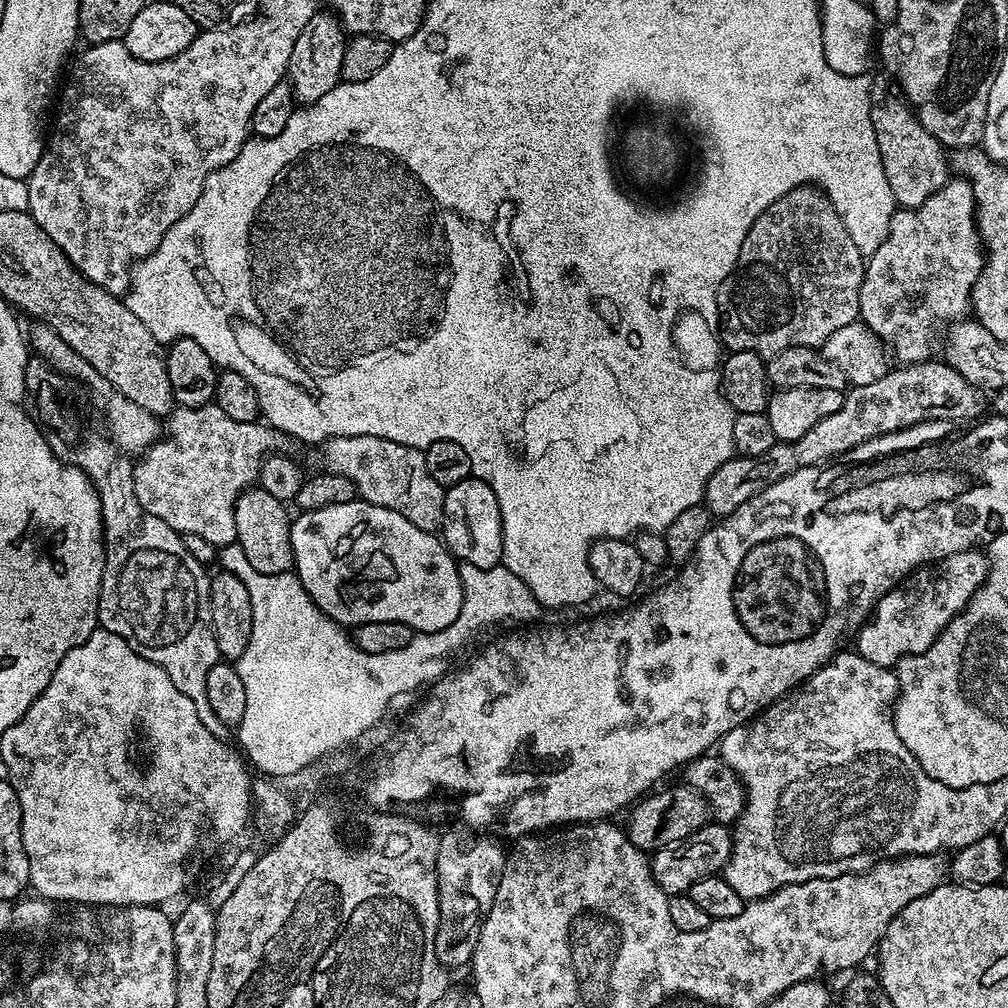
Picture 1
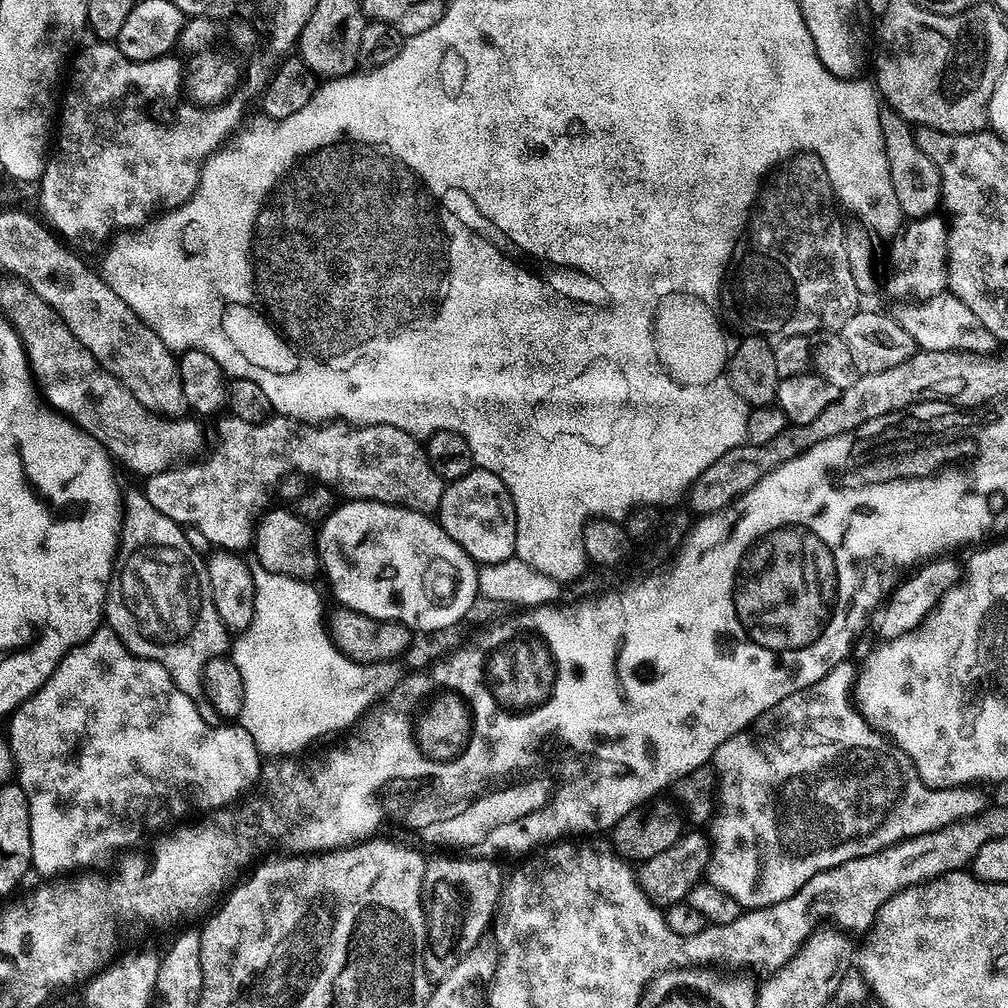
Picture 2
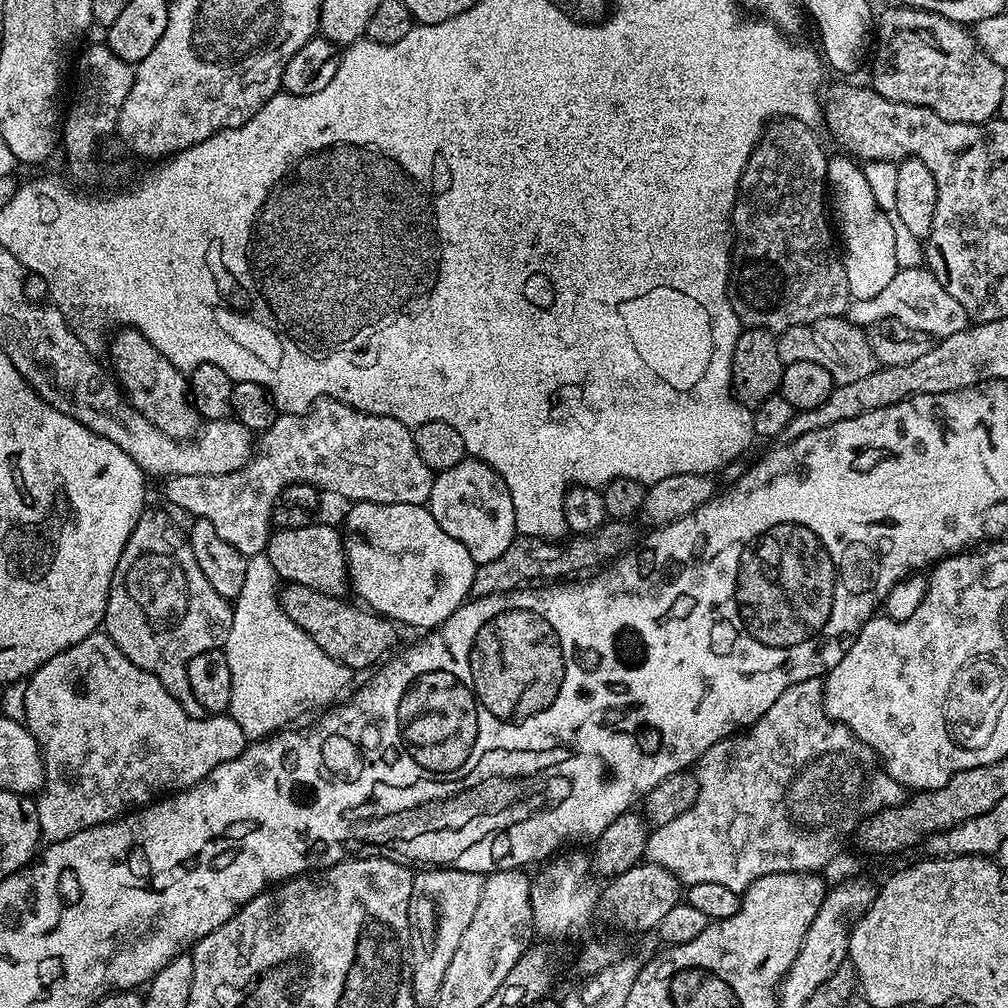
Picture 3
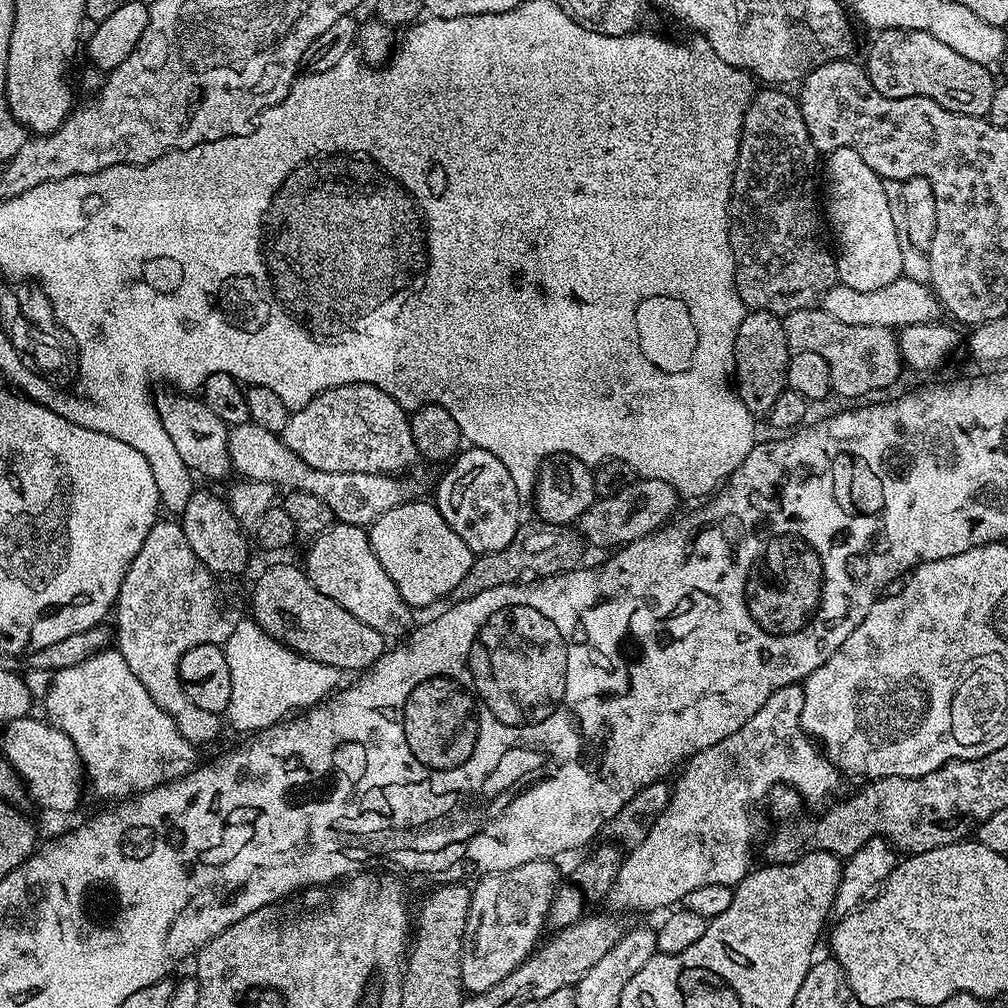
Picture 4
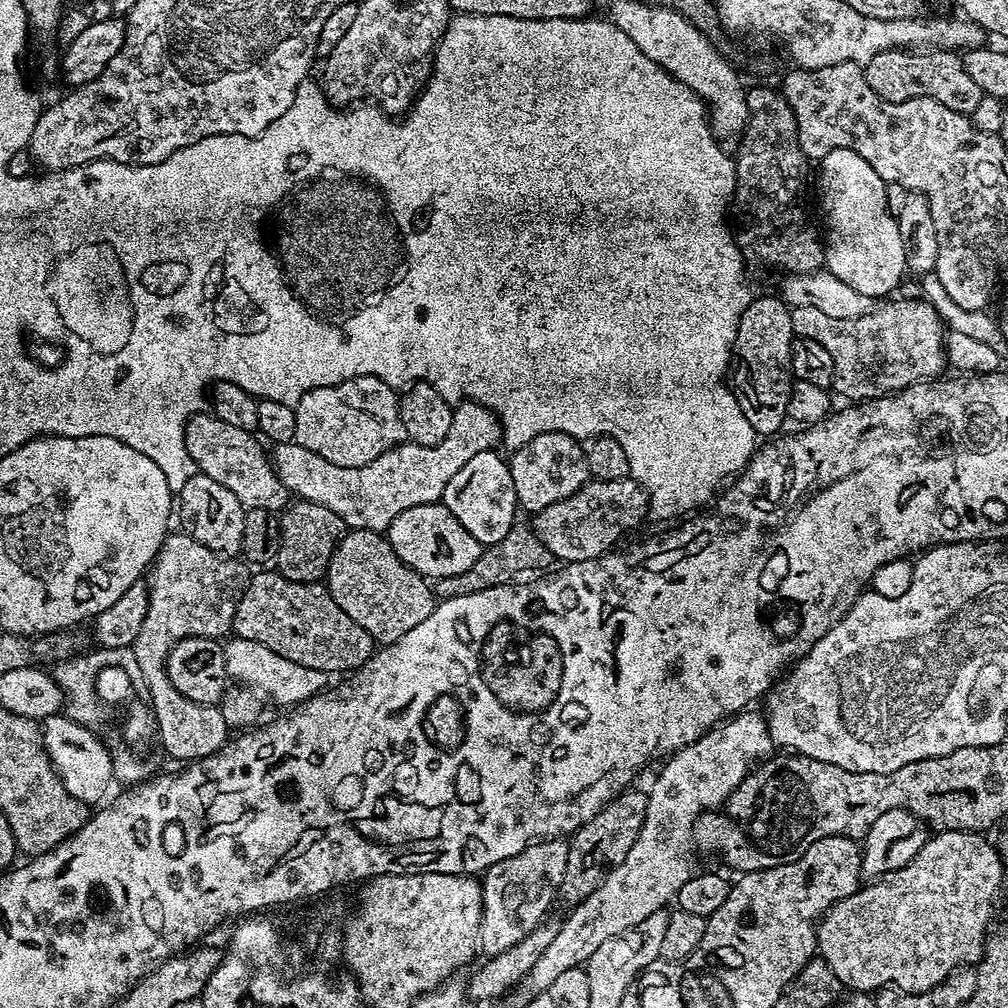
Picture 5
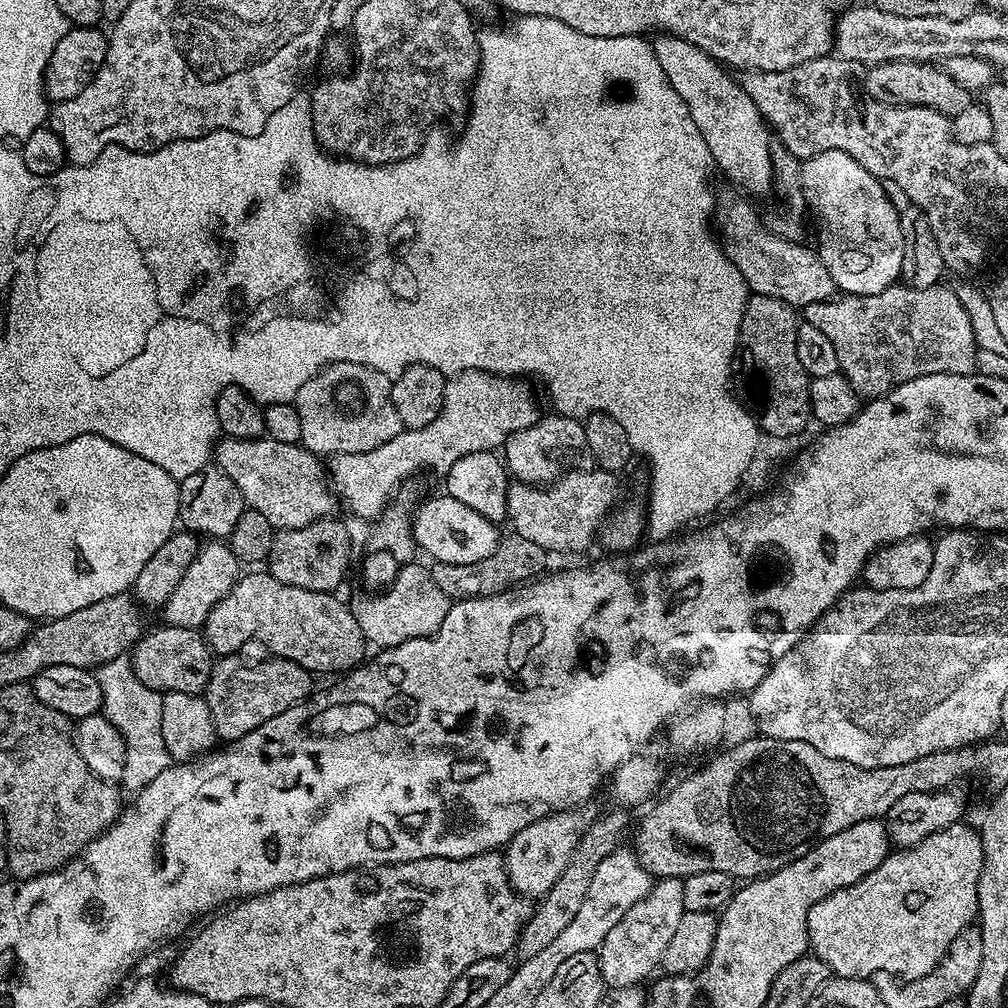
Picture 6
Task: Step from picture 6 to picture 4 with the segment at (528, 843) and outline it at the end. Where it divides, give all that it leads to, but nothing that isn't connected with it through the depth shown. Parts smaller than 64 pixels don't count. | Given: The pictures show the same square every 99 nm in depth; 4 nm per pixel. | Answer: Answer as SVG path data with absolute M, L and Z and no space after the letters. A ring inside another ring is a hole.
M551 859L526 862L522 866L514 866L514 870L505 872L489 872L479 877L471 889L472 901L468 907L468 921L464 927L464 949L460 952L460 981L464 983L464 991L475 994L482 990L490 990L497 982L502 982L510 970L514 970L537 947L541 939L540 931L546 928L548 907L556 895L558 875Z

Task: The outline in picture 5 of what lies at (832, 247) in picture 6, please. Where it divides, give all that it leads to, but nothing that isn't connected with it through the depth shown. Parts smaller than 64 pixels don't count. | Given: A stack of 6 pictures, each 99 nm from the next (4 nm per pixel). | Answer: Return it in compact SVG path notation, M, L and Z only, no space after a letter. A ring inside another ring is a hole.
M839 148L830 150L818 162L820 168L820 208L824 211L826 243L824 245L824 263L827 271L833 272L846 286L854 286L858 294L866 294L873 298L887 297L906 276L904 263L906 254L902 250L902 234L898 234L898 222L894 209L888 204L889 185L878 174L874 174L874 166L866 162L854 150Z

